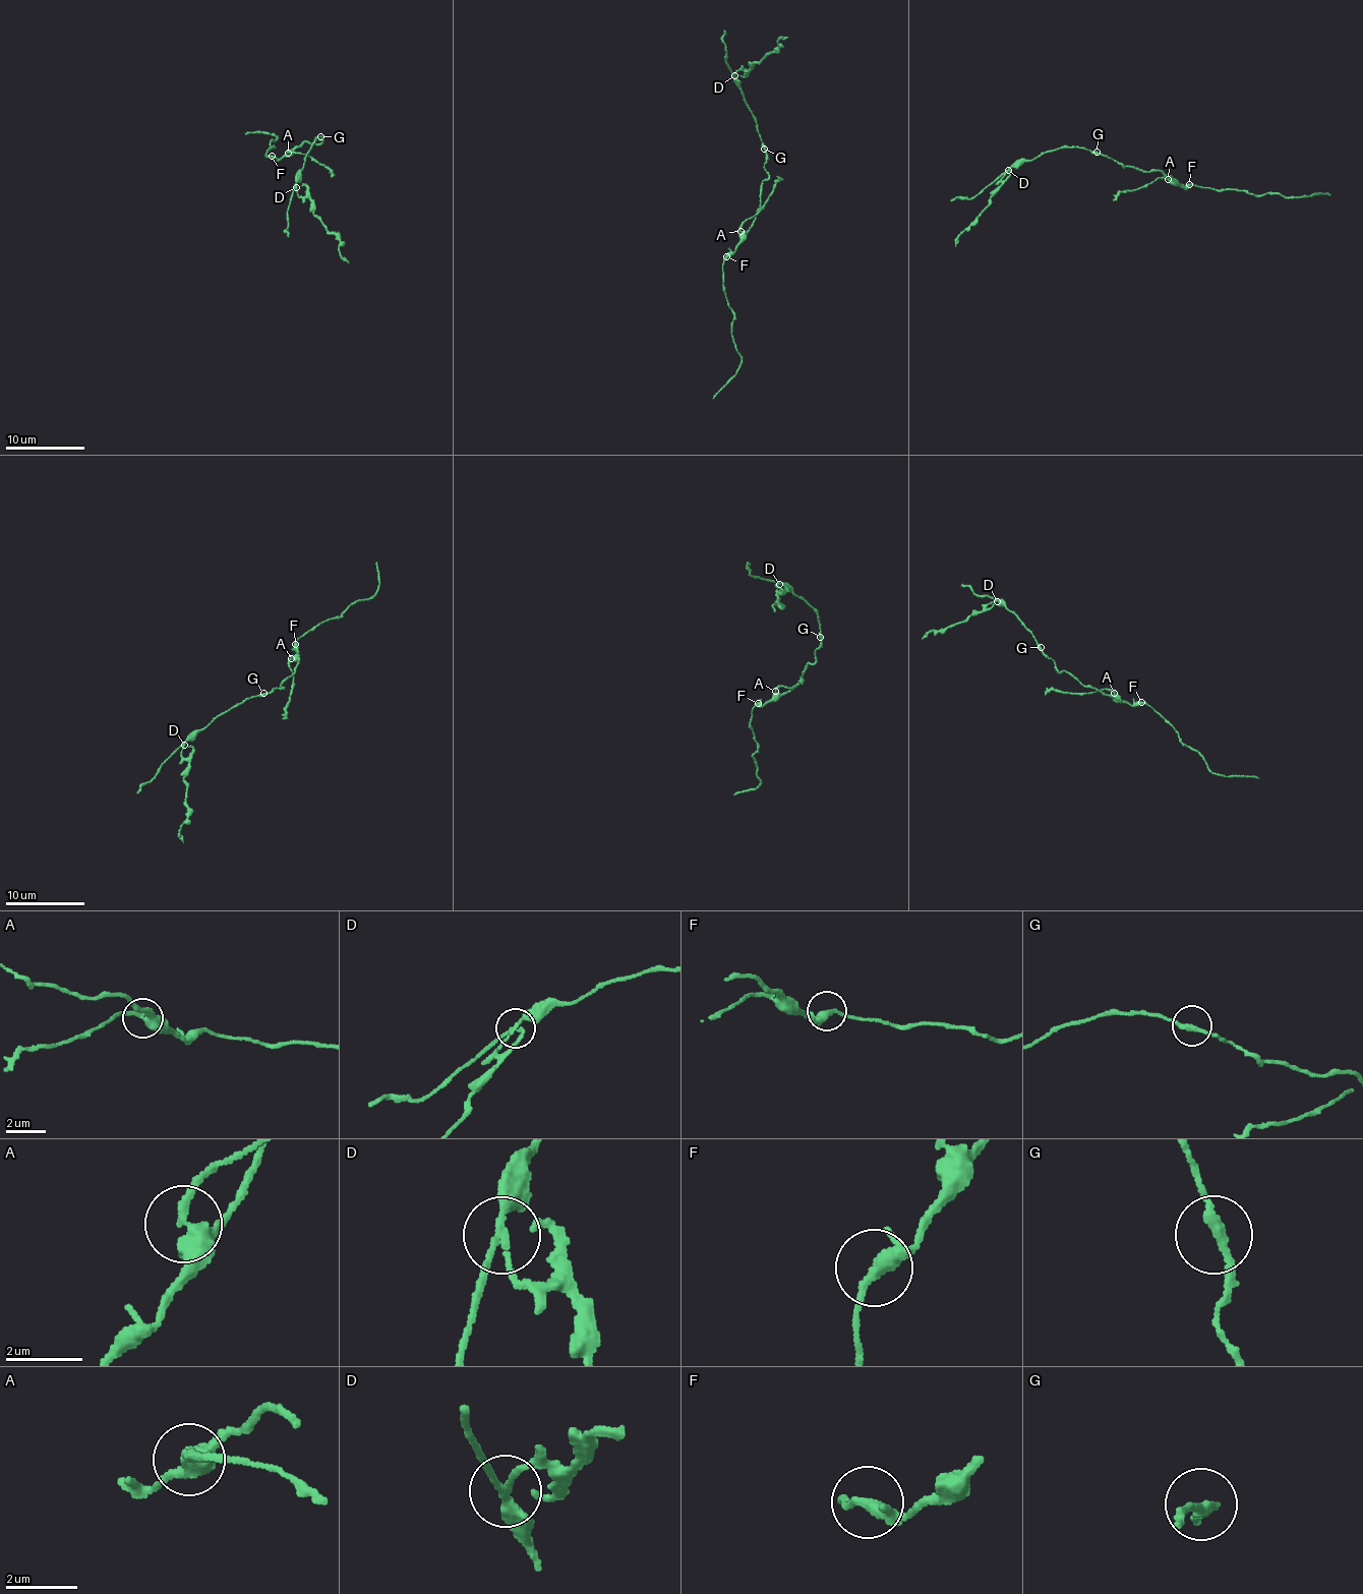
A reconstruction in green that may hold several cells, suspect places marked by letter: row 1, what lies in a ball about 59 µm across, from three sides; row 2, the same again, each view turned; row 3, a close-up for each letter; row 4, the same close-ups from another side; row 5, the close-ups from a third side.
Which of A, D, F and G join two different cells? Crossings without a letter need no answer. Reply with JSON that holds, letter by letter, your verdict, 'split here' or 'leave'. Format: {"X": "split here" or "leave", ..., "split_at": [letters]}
{"A": "split here", "D": "split here", "F": "leave", "G": "leave", "split_at": ["A", "D"]}

